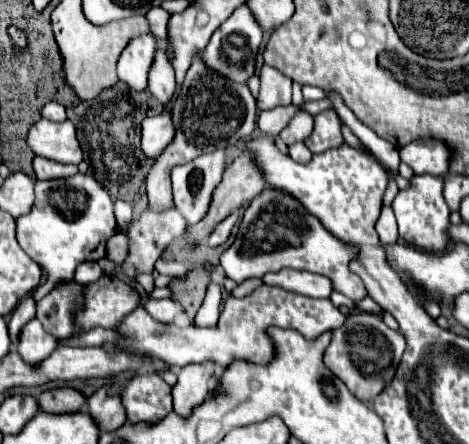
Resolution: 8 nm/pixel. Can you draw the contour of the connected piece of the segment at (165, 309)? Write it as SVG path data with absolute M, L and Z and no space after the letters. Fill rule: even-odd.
M165 298L165 300L147 300L143 304L143 308L157 320L157 322L173 322L173 318L177 314L183 312L181 304L171 300L171 298Z

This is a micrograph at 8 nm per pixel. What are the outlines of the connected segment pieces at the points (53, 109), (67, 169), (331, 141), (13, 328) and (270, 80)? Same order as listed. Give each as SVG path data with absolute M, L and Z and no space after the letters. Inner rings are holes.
M49 102L49 104L43 108L43 118L47 118L47 120L55 120L55 122L63 122L63 120L67 120L65 106L59 104L59 102Z
M35 156L33 160L33 168L35 168L35 174L37 174L37 180L57 180L57 178L69 178L73 174L77 174L77 166L73 164L59 164L59 162L53 162L53 160L47 160L47 158L39 158Z
M325 110L315 116L315 128L313 134L307 140L307 148L313 154L325 152L329 148L341 146L343 136L341 136L341 118L337 116L335 110Z
M25 296L19 306L13 310L11 318L9 318L9 336L11 336L11 342L15 344L15 338L19 338L19 330L23 328L23 322L35 318L35 300L33 296Z
M265 64L261 68L259 78L261 78L261 94L259 94L257 106L261 110L291 104L291 84L293 84L293 80L289 76L285 76L277 68Z

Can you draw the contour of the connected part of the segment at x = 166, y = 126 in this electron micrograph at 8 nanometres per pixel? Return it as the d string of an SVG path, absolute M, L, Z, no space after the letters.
M165 110L163 114L153 118L145 118L141 148L143 152L147 152L149 158L157 158L157 154L161 154L171 144L173 138L175 138L175 126L171 110Z

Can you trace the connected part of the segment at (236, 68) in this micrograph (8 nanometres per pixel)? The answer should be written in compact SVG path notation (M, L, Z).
M243 4L215 30L215 34L211 36L211 42L197 56L203 60L203 64L209 70L217 72L219 76L229 78L237 84L247 84L247 80L255 74L255 60L257 60L261 36L263 36L263 30L259 30L259 24L255 22L255 18L251 18L251 12Z

